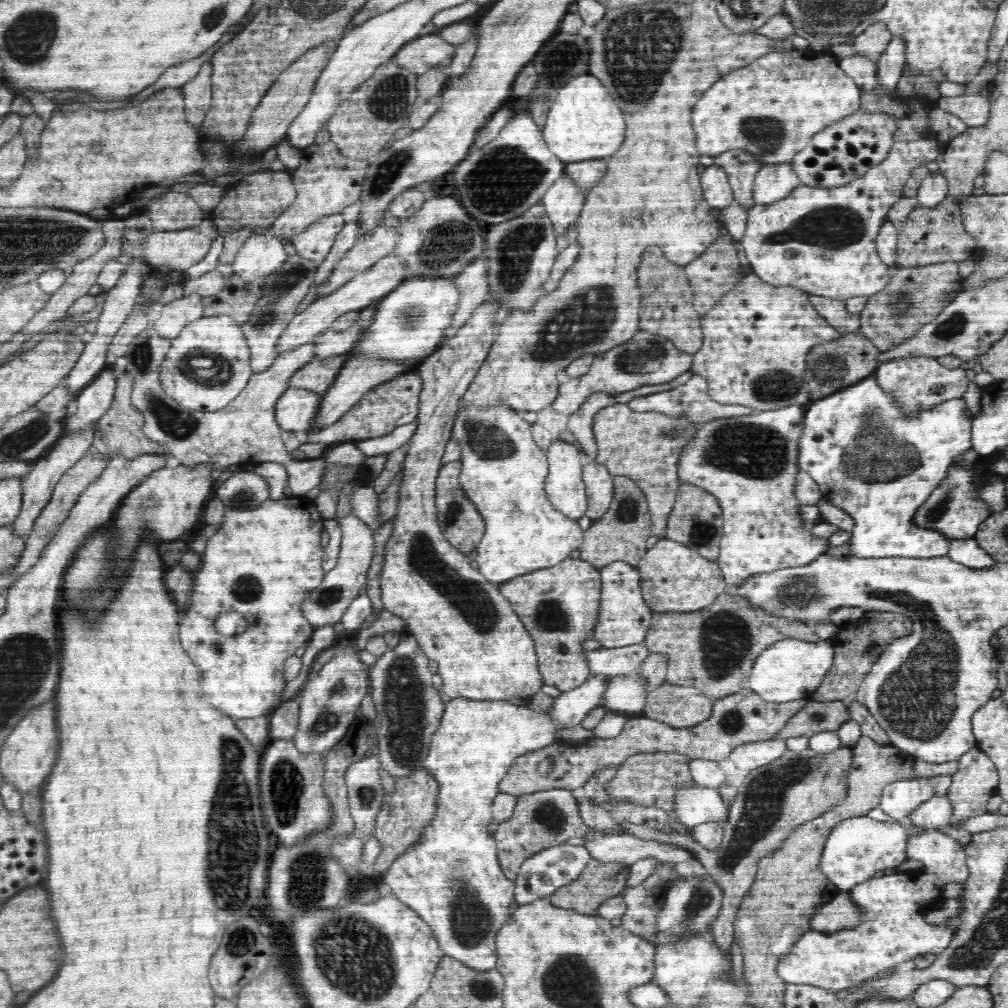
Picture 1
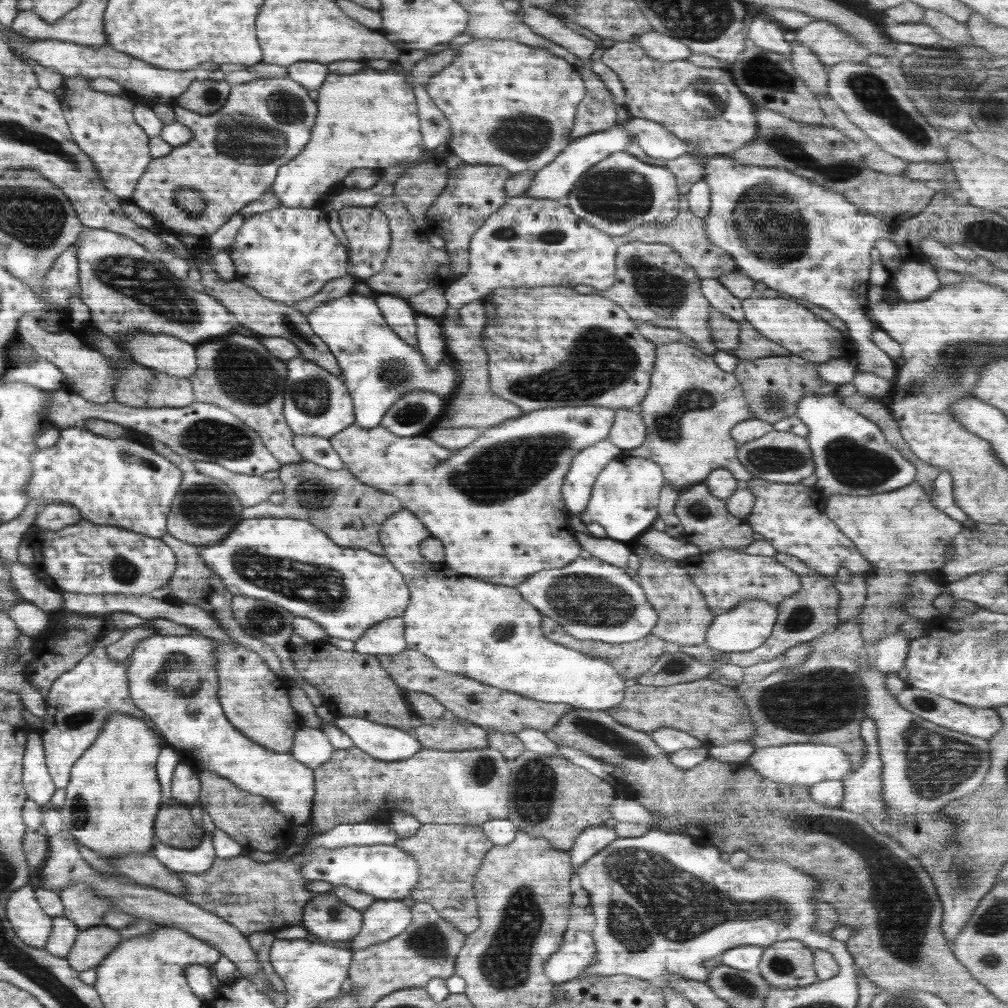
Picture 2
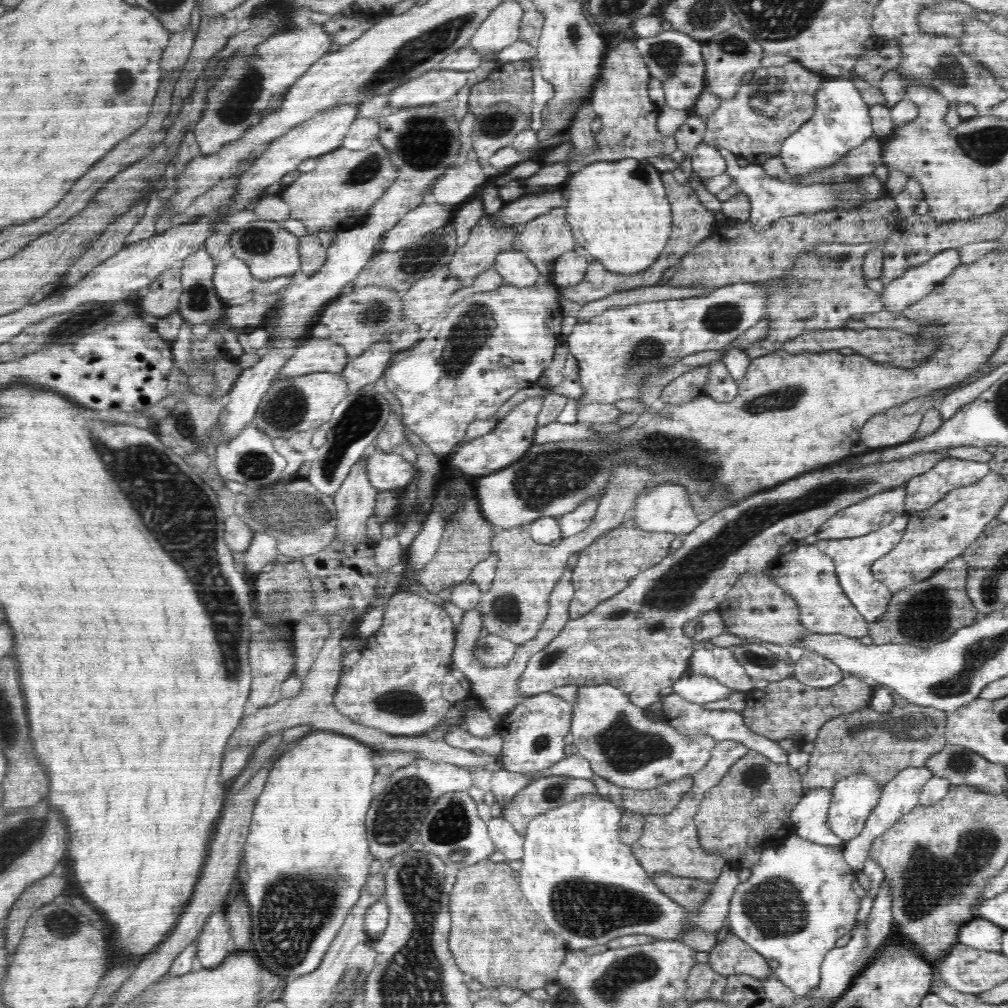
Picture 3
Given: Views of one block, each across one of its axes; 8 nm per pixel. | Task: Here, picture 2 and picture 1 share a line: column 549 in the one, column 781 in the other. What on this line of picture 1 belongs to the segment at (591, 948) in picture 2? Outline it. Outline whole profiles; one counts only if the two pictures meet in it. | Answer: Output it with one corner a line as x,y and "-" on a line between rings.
925,829
912,835
908,841
910,850
922,850
924,866
914,872
897,872
890,876
872,878
849,890
852,903
858,905
860,924
854,928
842,928
838,932
804,932
790,948
790,954
782,956
776,973
790,984
808,984
829,991
852,988
879,972
892,969
906,960
926,953
938,954
953,941
952,927
928,924
924,913
943,901
942,889
949,883
965,884
970,876
966,862
966,849
940,829

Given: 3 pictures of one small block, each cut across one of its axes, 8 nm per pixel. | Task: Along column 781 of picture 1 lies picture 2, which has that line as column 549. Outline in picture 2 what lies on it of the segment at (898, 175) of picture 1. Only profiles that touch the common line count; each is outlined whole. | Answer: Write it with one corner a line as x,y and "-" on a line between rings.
526,194
509,197
472,235
467,274
454,280
453,284
445,289
445,300
448,306
459,309
469,302
481,301
484,296
498,288
544,286
574,288
578,284
586,284
598,291
608,290
615,282
618,244
613,237
576,216
564,201
530,198

